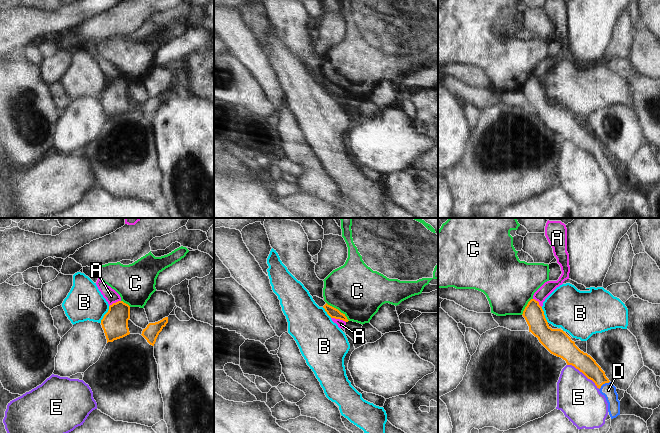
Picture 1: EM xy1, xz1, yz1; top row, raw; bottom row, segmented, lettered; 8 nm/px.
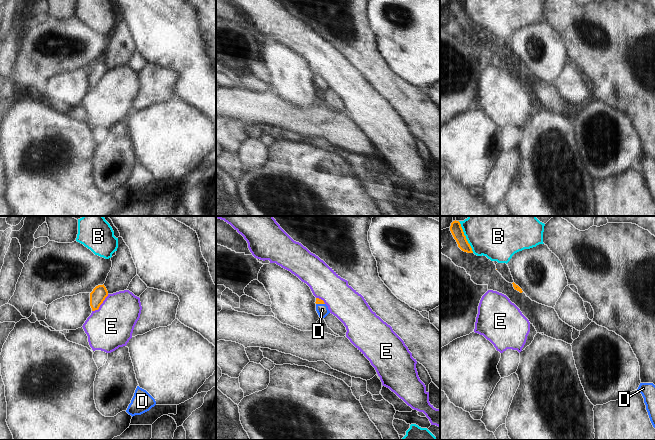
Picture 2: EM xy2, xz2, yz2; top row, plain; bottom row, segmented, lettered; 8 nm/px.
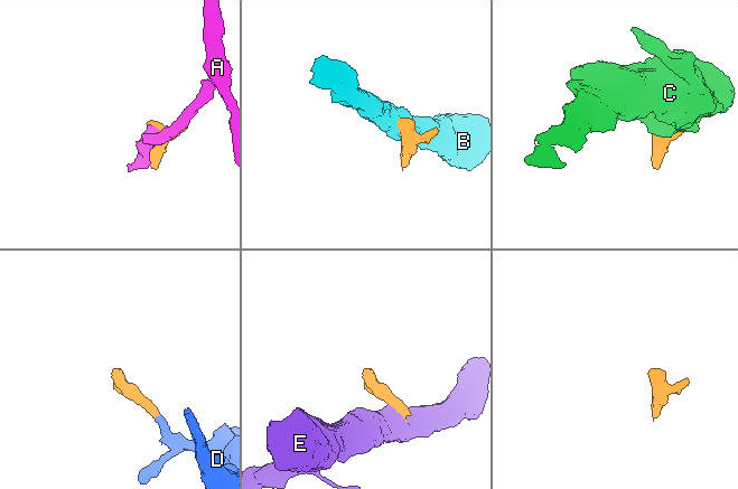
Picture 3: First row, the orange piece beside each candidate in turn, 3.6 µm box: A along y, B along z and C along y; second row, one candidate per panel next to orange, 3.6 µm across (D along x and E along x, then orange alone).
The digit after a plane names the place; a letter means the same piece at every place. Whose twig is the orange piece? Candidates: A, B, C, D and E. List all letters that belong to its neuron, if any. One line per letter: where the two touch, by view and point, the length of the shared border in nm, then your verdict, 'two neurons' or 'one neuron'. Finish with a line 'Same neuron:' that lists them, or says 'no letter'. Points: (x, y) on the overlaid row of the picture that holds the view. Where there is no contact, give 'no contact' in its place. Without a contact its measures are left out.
A: contact xz1 (338, 318); length 130 nm; two neurons
B: contact yz2 (465, 237); length 280 nm; two neurons
C: contact xz1 (337, 309); length 240 nm; two neurons
D: contact yz1 (603, 383); length 110 nm; one neuron
E: contact yz1 (583, 373); length 320 nm; two neurons
Same neuron: D

